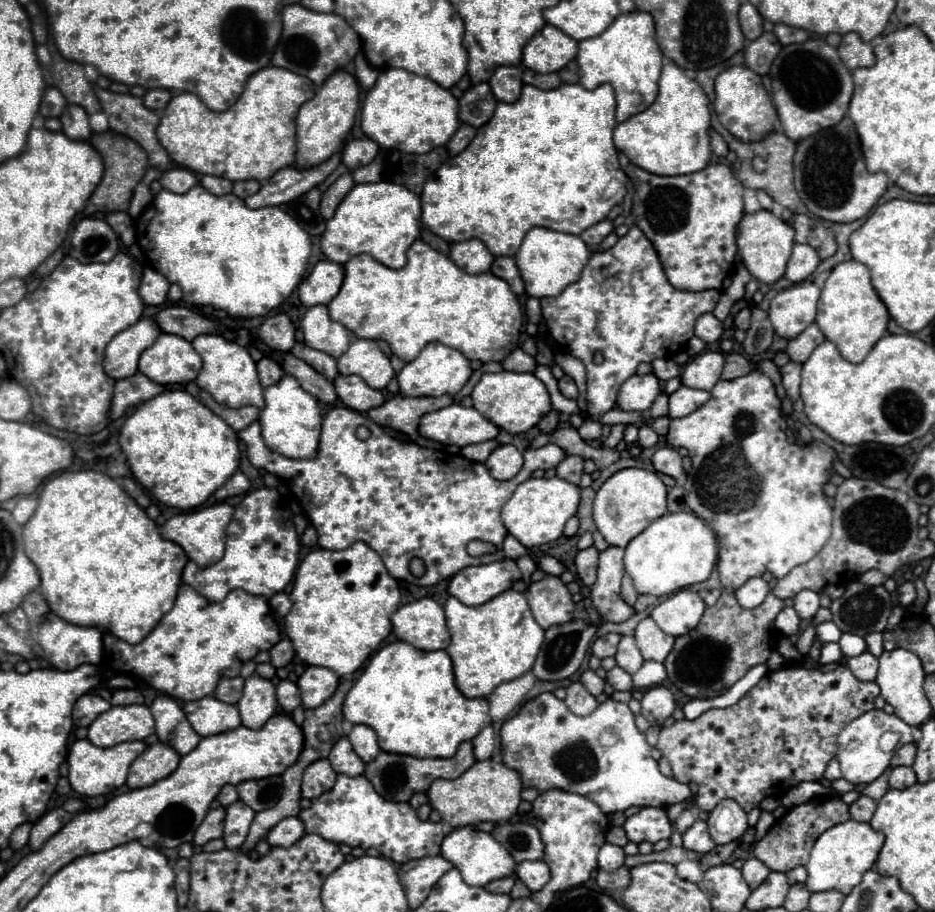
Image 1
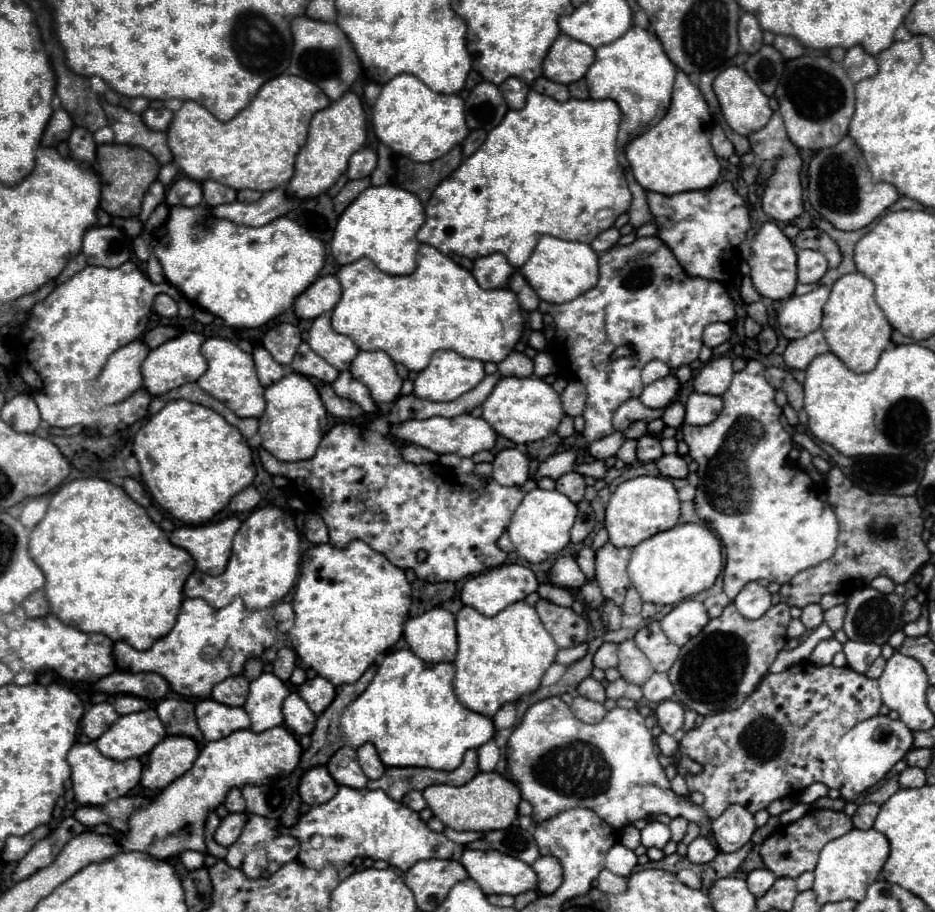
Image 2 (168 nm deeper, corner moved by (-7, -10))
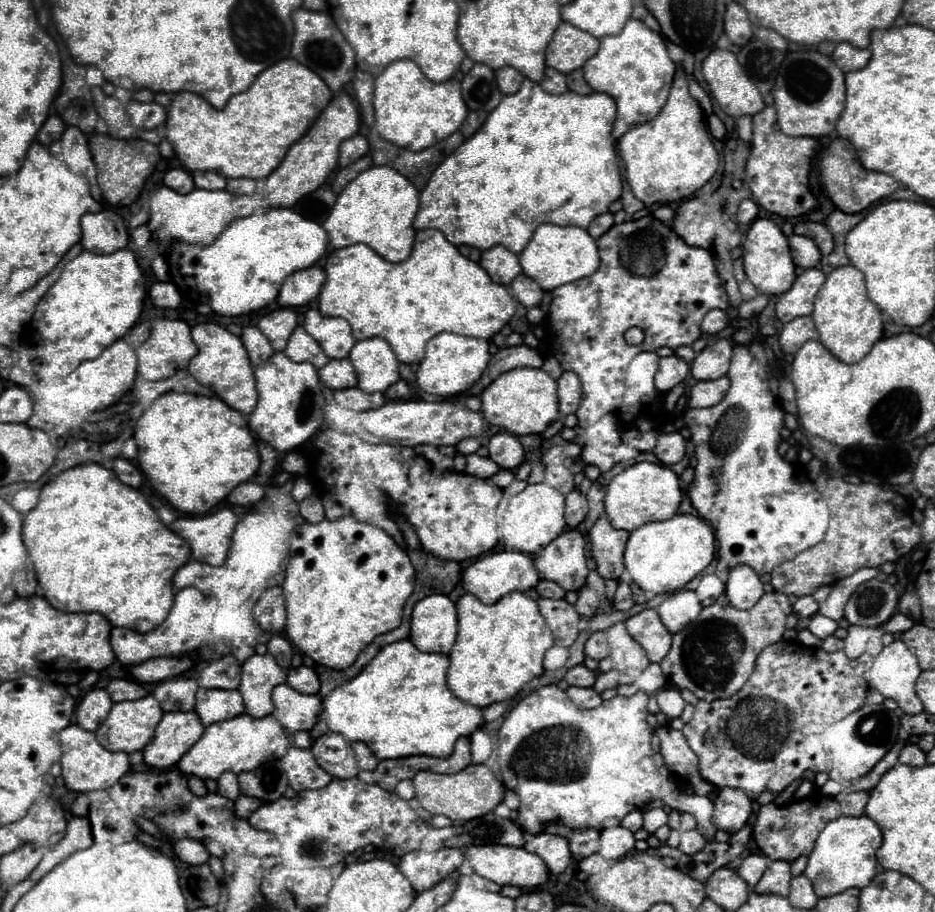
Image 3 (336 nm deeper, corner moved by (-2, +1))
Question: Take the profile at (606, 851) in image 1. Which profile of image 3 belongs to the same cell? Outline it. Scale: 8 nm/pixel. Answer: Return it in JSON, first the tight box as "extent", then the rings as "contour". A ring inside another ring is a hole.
{"extent":[599,827,635,859],"contour":[[[607,827],[601,831],[601,849],[599,853],[605,859],[621,859],[635,847],[633,831],[625,827]]]}

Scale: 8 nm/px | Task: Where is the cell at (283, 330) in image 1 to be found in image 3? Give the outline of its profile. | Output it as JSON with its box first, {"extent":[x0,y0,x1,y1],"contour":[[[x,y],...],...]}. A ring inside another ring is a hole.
{"extent":[257,309,297,351],"contour":[[[275,309],[267,313],[257,327],[263,331],[263,335],[271,341],[275,351],[283,351],[287,345],[289,335],[297,327],[297,315],[293,309]]]}

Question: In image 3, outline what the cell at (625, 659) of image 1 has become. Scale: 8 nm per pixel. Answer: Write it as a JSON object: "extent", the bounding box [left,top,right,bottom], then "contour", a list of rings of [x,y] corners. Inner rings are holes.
{"extent":[605,623,649,677],"contour":[[[615,623],[605,631],[605,635],[611,649],[609,659],[613,661],[613,667],[625,675],[639,677],[649,665],[649,659],[643,647],[627,633],[625,623]]]}

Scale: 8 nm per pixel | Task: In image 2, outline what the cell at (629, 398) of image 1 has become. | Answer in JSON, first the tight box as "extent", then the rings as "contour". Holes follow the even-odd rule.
{"extent":[640,376,678,408],"contour":[[[664,376],[648,384],[640,396],[640,402],[648,408],[666,408],[678,392],[678,380],[674,376]]]}

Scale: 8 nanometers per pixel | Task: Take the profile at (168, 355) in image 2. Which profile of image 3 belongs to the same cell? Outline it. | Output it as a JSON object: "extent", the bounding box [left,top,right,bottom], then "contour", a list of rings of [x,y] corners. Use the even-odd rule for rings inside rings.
{"extent":[135,319,195,381],"contour":[[[155,319],[151,321],[151,335],[149,339],[135,351],[139,361],[139,375],[147,381],[159,381],[175,375],[177,371],[185,369],[187,363],[195,357],[195,343],[191,339],[191,327],[179,319]]]}

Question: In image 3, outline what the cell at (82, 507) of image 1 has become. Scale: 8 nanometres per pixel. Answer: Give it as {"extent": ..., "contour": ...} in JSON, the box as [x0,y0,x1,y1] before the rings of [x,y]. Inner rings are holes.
{"extent":[23,463,191,633],"contour":[[[85,463],[63,471],[41,489],[35,509],[23,519],[23,541],[33,561],[41,595],[59,611],[101,613],[113,627],[127,627],[139,633],[153,631],[171,611],[175,597],[173,575],[191,559],[185,539],[167,529],[139,489],[119,483],[117,475],[99,465]]]}

